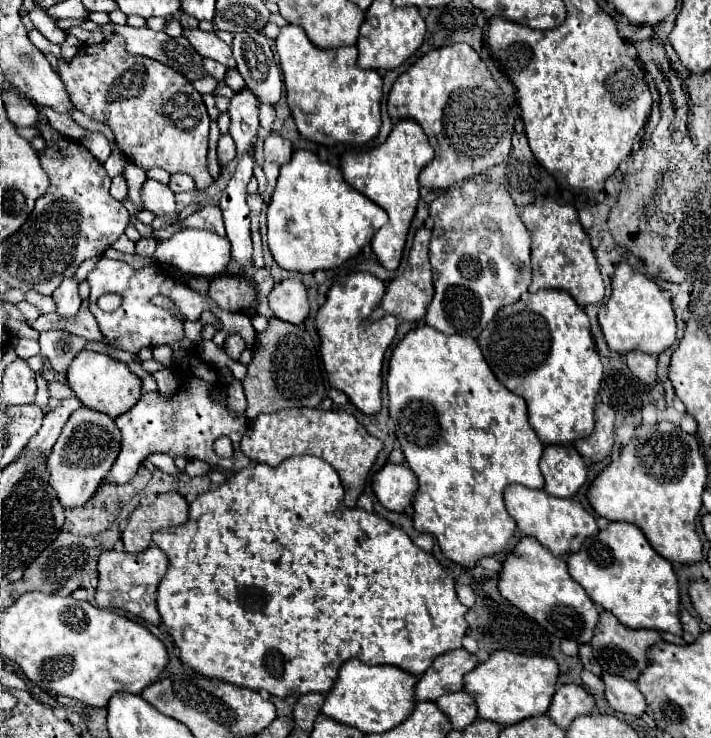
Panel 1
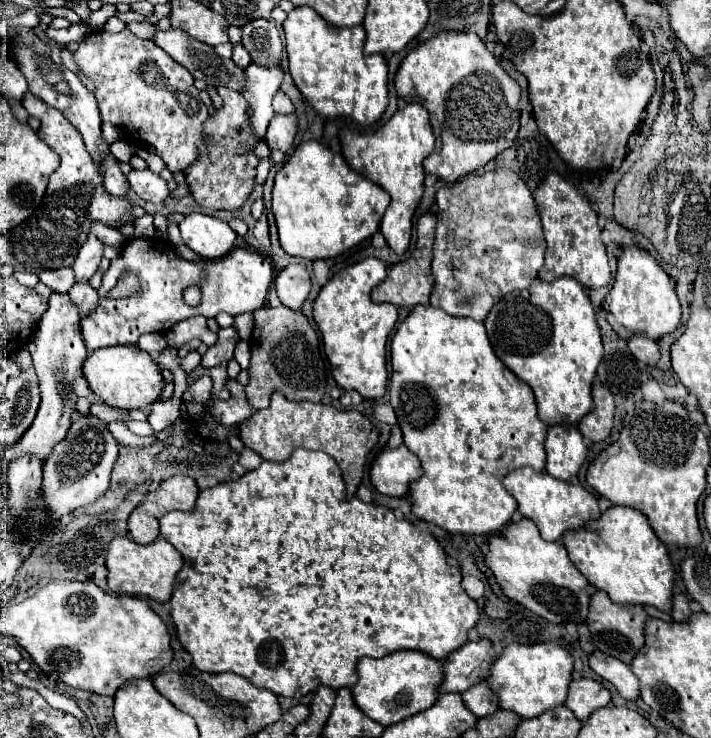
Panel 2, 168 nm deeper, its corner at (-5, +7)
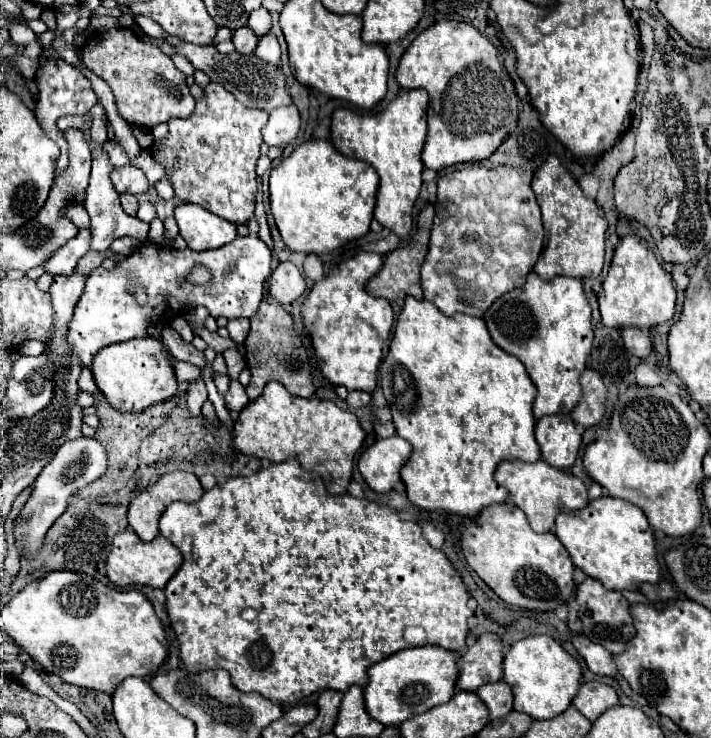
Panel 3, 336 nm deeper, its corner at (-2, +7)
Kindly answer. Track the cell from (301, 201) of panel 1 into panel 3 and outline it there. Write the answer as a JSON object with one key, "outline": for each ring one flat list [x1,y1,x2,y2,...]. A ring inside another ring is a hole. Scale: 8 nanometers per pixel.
{"outline":[[330,141,298,145,270,173,270,209,290,251,326,255,370,231,378,193,376,171,358,159,344,157]]}

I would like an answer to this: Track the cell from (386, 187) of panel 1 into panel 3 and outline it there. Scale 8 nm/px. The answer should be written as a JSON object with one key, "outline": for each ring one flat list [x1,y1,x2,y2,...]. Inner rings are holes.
{"outline":[[424,89,402,91,382,113,364,115,352,109,336,109,332,113,332,143,348,157,370,163,380,175,380,189,374,217,390,229,398,239,408,237,412,229,412,209,422,187,420,153,426,143,426,107,428,93]]}

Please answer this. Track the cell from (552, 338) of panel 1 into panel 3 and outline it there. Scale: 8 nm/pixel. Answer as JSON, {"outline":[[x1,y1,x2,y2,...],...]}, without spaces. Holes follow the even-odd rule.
{"outline":[[530,273,524,287,512,289,492,303,484,313,484,323,492,341,502,351,518,357,536,385,538,395,534,399,534,417,540,419,556,413,570,415,582,399,578,379,586,369,594,341,590,305,582,281,574,277,542,281,536,273]]}

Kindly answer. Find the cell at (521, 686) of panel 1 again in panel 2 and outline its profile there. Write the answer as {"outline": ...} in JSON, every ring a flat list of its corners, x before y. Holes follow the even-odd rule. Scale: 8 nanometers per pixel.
{"outline":[[511,643,505,647,503,655,497,657,487,681,491,689,499,695,501,709,515,711,521,717,539,717,543,711,555,709,565,703,571,673,573,673,573,657,557,643,535,643,535,645]]}

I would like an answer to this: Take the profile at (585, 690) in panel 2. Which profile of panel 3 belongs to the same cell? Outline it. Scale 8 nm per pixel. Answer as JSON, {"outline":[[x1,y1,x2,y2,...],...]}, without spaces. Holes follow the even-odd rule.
{"outline":[[598,681,582,683,576,697,572,699,572,707,576,707,590,721,594,721,600,713,604,713,614,705,618,705,616,691]]}

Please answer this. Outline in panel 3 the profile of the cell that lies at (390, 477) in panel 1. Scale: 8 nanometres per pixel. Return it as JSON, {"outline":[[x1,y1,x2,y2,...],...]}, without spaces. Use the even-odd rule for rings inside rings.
{"outline":[[398,435,378,439,362,453,358,469,370,489,378,493,388,493,400,481,400,469,410,459,410,453,410,443]]}

